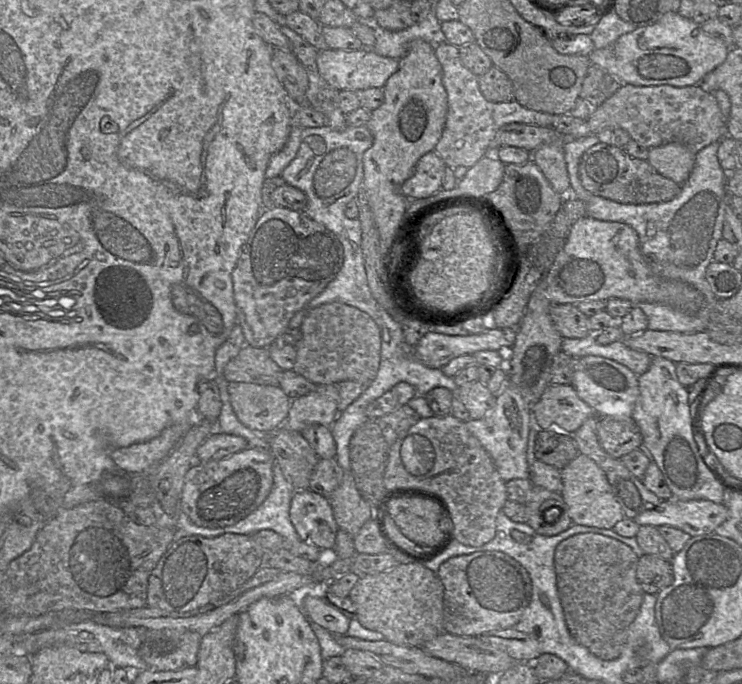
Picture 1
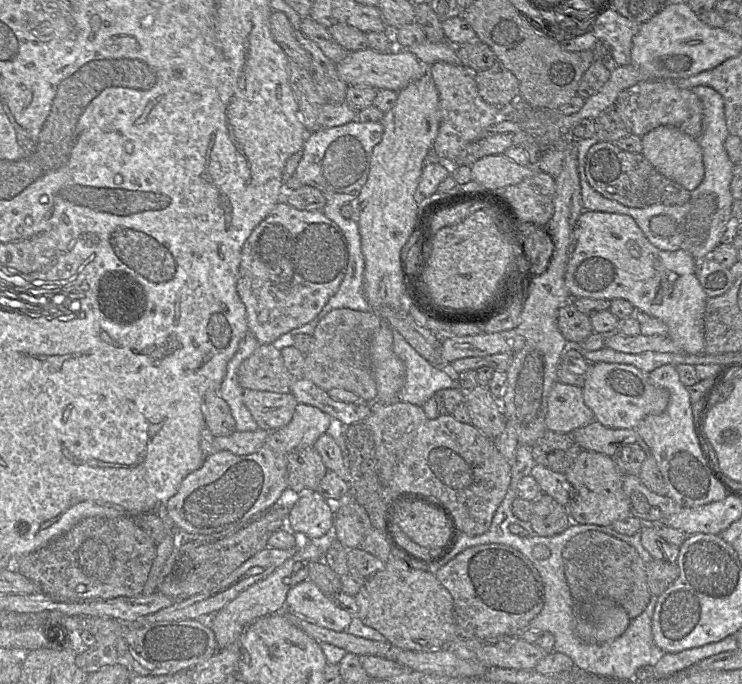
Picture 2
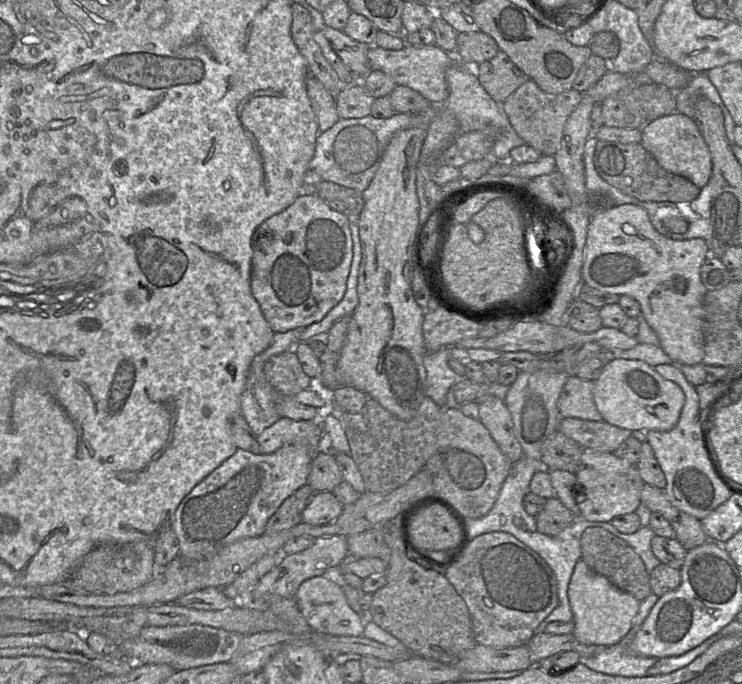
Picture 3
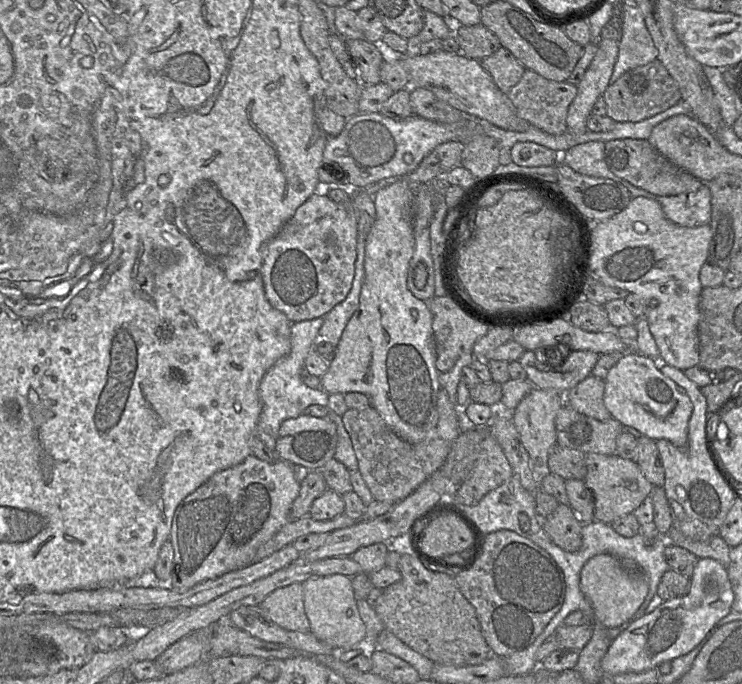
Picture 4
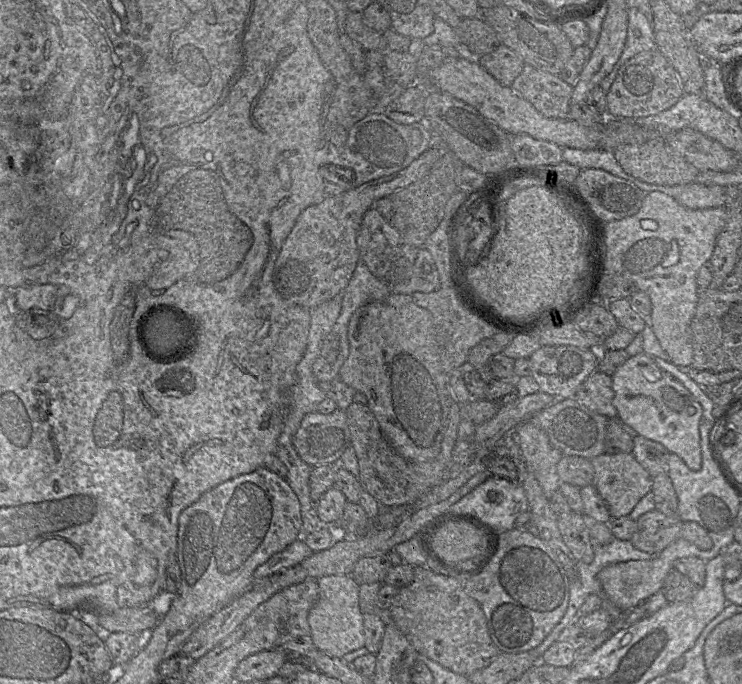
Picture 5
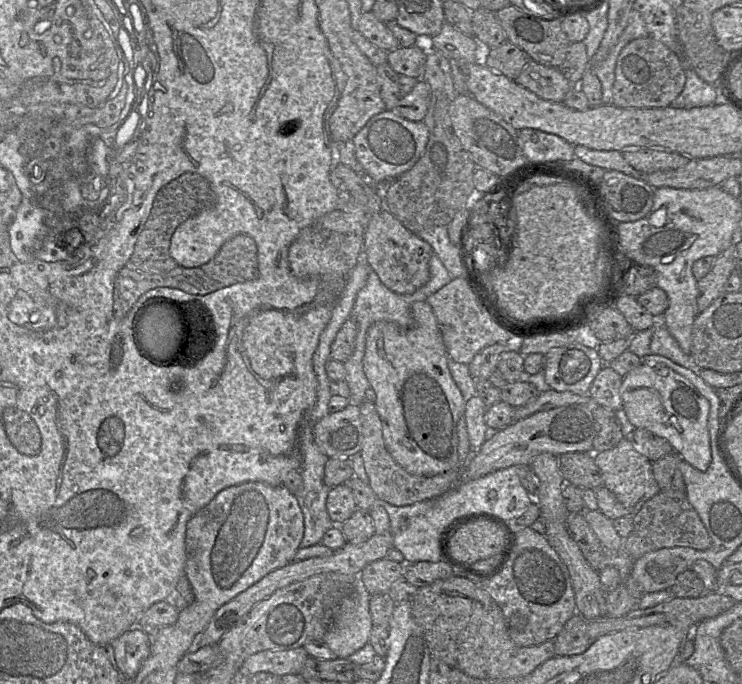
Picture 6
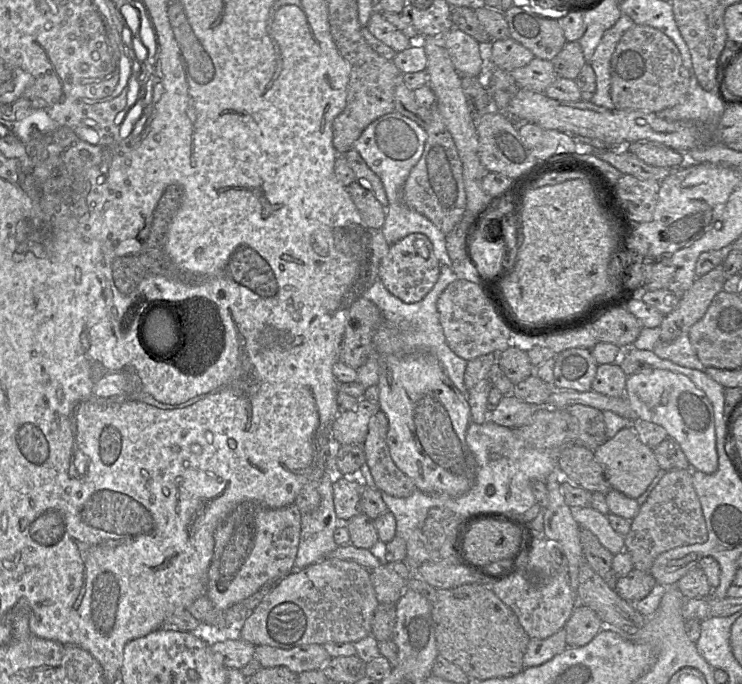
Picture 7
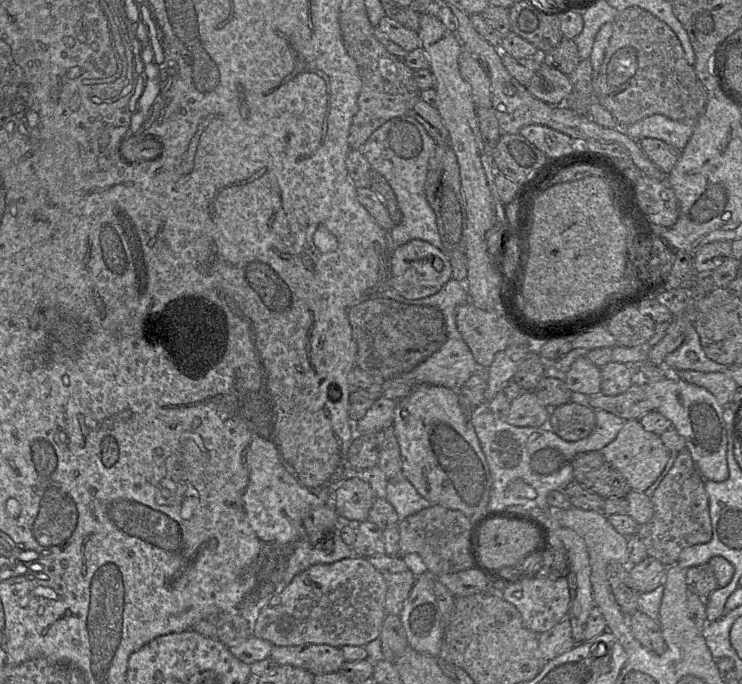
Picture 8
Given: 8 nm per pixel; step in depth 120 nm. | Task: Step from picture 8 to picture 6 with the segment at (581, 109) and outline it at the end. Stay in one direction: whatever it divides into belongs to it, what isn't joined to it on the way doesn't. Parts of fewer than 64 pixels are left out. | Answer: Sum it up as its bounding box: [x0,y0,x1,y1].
[613,38,686,108]

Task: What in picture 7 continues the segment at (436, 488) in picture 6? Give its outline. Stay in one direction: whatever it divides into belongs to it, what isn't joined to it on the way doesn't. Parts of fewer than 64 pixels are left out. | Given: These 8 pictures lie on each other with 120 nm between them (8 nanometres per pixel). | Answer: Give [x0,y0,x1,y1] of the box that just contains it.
[363,410,418,498]

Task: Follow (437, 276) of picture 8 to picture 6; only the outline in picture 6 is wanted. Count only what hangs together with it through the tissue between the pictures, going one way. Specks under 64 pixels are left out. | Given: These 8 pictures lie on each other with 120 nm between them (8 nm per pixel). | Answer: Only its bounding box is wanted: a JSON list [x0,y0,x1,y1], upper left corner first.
[363,209,432,294]

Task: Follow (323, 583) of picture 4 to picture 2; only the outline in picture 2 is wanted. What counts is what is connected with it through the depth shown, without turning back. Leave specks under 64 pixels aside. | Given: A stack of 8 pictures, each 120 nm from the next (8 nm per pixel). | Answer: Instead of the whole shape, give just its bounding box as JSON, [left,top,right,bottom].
[286,580,353,632]

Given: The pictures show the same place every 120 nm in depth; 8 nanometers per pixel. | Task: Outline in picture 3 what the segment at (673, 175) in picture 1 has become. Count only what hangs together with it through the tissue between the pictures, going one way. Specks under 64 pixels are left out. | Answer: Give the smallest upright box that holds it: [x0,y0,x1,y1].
[641,113,712,188]

